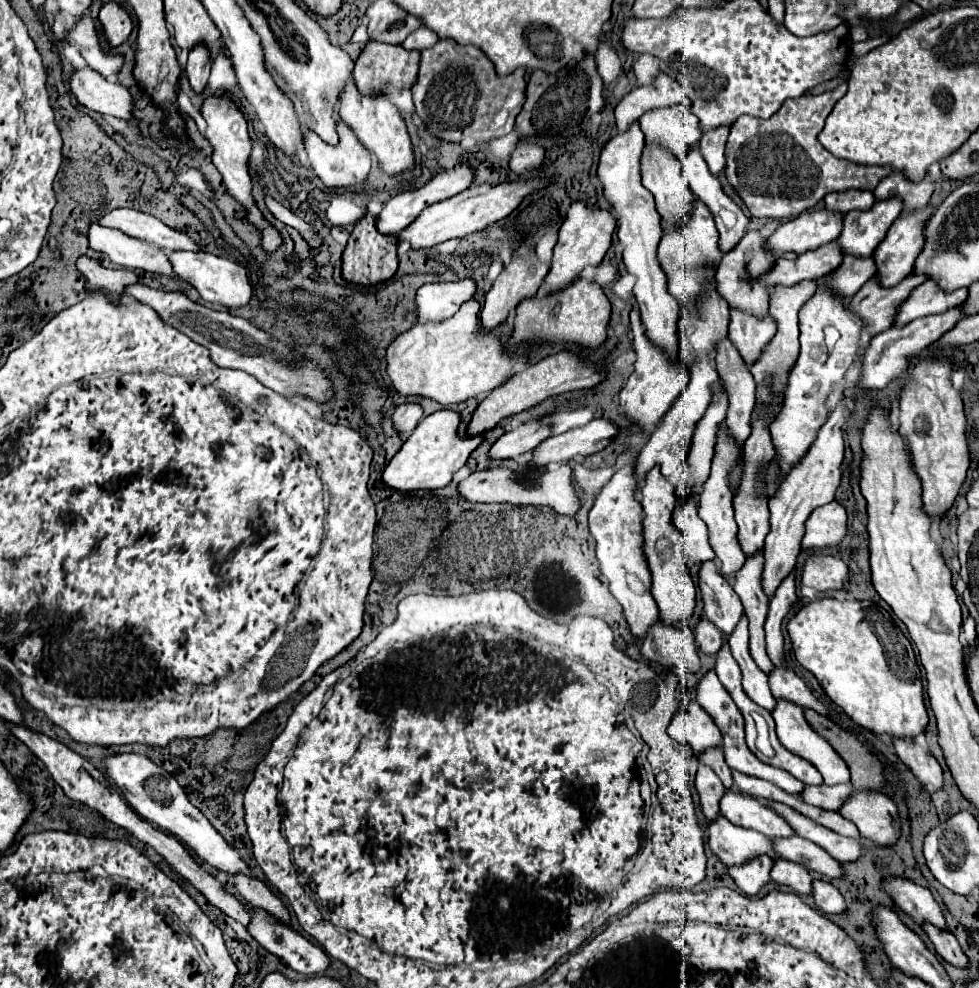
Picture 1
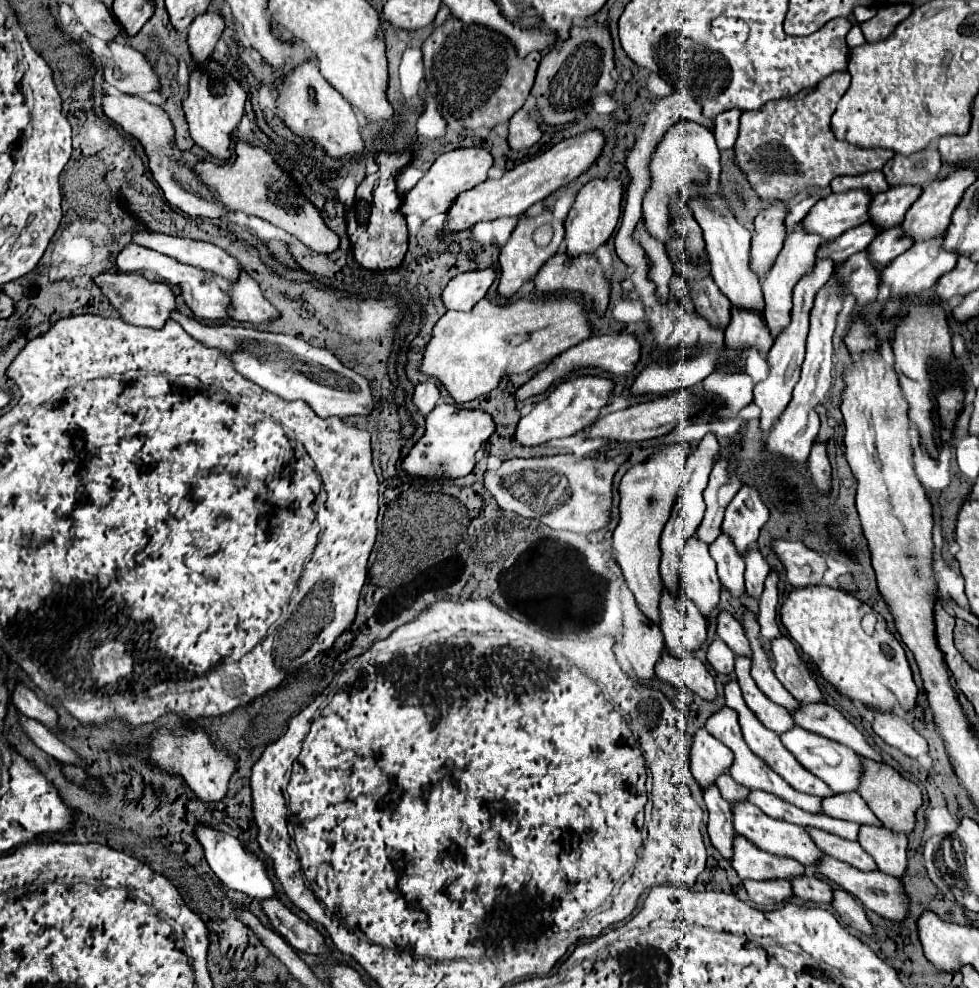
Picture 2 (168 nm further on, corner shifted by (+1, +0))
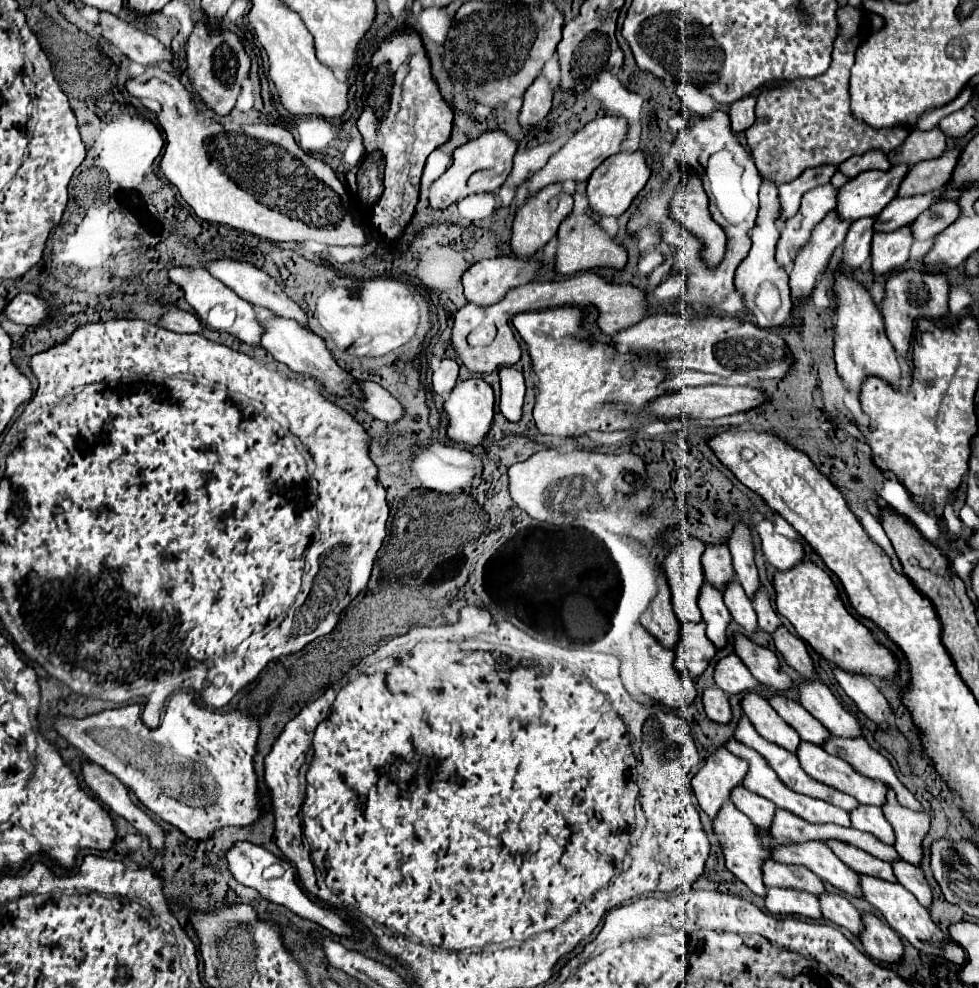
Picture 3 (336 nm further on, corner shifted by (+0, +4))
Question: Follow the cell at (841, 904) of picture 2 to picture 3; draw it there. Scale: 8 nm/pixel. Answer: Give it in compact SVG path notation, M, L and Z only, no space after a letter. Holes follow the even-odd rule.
M862 915L862 921L866 925L862 935L862 945L866 953L884 963L898 963L904 957L904 945L898 933L874 915Z

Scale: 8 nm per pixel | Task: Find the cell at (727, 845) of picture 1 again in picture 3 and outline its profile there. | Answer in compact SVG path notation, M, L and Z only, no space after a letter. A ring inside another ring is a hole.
M766 861L764 867L764 883L766 887L782 887L782 889L796 889L810 895L824 895L824 883L820 877L816 877L810 869L802 865L784 865L778 861Z

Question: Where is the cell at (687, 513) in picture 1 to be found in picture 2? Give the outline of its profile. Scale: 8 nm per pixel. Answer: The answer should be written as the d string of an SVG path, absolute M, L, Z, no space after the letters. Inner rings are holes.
M697 535L695 539L687 539L687 547L683 547L681 557L685 595L689 595L707 617L719 603L721 583L715 571L715 561L709 555L707 545Z

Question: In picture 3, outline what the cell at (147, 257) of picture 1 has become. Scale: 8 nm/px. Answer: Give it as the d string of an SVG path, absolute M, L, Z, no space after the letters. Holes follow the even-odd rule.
M174 267L170 269L170 279L180 285L186 293L186 301L194 307L196 315L202 319L202 323L212 329L212 331L224 331L230 333L234 337L238 337L240 341L258 347L260 345L260 335L264 333L264 327L260 325L254 307L250 303L246 303L244 299L240 299L230 287L226 287L222 281L218 281L216 277L212 277L206 269L198 267L198 269L188 269L188 267Z

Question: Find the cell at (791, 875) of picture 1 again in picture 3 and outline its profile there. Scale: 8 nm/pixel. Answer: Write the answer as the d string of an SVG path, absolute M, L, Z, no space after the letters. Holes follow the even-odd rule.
M826 893L820 897L820 907L822 907L822 915L826 919L848 929L852 935L860 937L860 933L864 931L864 923L862 923L860 913L852 907L852 903L844 895Z

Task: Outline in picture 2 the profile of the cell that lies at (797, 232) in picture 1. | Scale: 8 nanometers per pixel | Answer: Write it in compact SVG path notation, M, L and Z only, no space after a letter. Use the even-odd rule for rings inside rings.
M847 191L831 193L829 197L817 201L811 211L801 221L807 233L815 233L825 241L839 237L847 229L853 229L865 223L869 197L865 191Z

